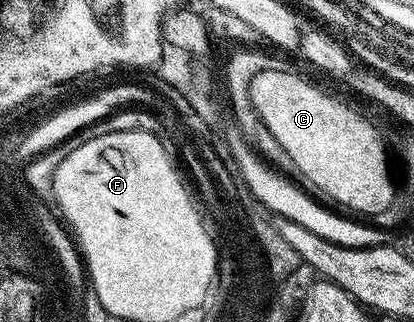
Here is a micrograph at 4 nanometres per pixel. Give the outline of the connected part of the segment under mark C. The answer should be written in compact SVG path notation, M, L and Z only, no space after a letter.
M280 68L262 70L255 76L250 85L250 99L266 130L272 132L280 148L288 152L295 171L312 180L318 190L332 196L332 200L340 200L340 204L352 212L359 210L370 216L395 205L394 182L386 163L388 150L384 138L374 131L368 119L329 98L300 75Z

